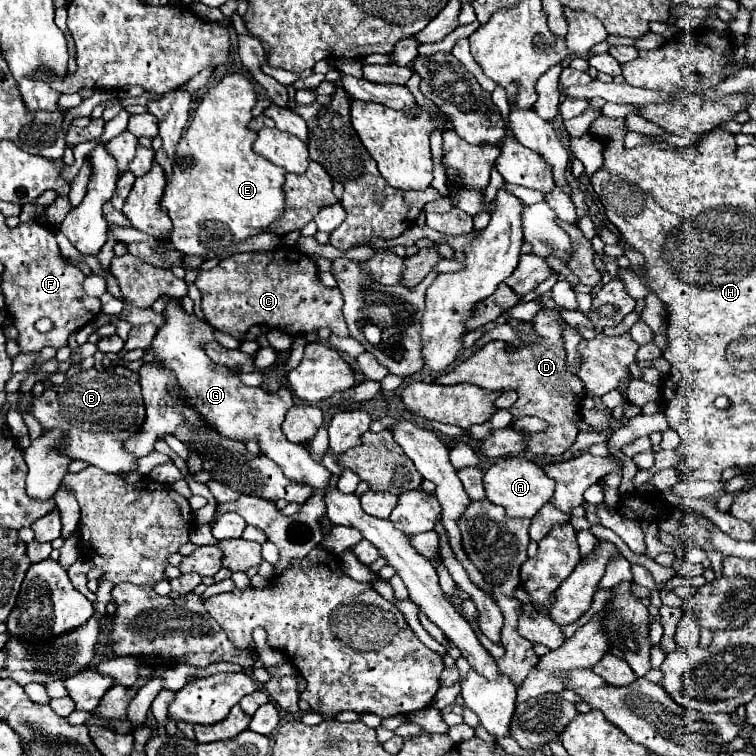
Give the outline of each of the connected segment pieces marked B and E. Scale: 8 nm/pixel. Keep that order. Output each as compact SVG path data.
M95 367L83 369L73 377L65 379L61 385L45 389L43 395L39 397L35 395L31 413L39 419L39 423L43 425L43 431L61 429L67 433L65 453L69 453L71 459L83 459L107 473L129 473L137 469L137 457L123 451L123 439L129 439L131 435L135 435L135 431L139 431L145 419L145 403L143 403L141 385L137 379L119 377L109 371L97 371Z
M225 73L195 109L193 121L175 147L173 173L161 197L161 209L173 221L171 243L185 255L225 259L239 241L263 233L285 209L285 171L253 151L257 133L249 129L257 93L251 77Z

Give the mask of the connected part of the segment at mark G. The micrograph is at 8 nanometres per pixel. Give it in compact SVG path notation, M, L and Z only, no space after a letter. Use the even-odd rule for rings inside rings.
M177 301L167 303L165 325L155 333L151 351L145 353L147 361L161 361L161 365L169 371L175 371L183 393L187 395L187 403L203 415L203 419L217 429L219 435L231 439L251 439L257 437L261 451L275 459L275 463L283 469L283 473L299 483L307 483L313 489L327 487L331 473L315 463L309 457L309 451L303 445L295 445L287 441L281 431L281 423L285 413L293 407L293 395L289 387L281 387L275 393L267 393L261 387L245 387L237 375L233 375L225 365L215 365L201 349L201 343L213 341L213 327L207 327L197 315L187 315Z

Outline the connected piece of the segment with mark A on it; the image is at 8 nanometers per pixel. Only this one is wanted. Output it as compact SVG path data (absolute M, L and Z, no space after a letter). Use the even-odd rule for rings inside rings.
M505 457L487 469L487 473L483 475L483 487L485 487L487 499L495 505L505 507L505 513L509 517L531 519L551 499L555 481L551 477L547 477L547 473L539 465L535 465L533 461L529 461L525 457Z

